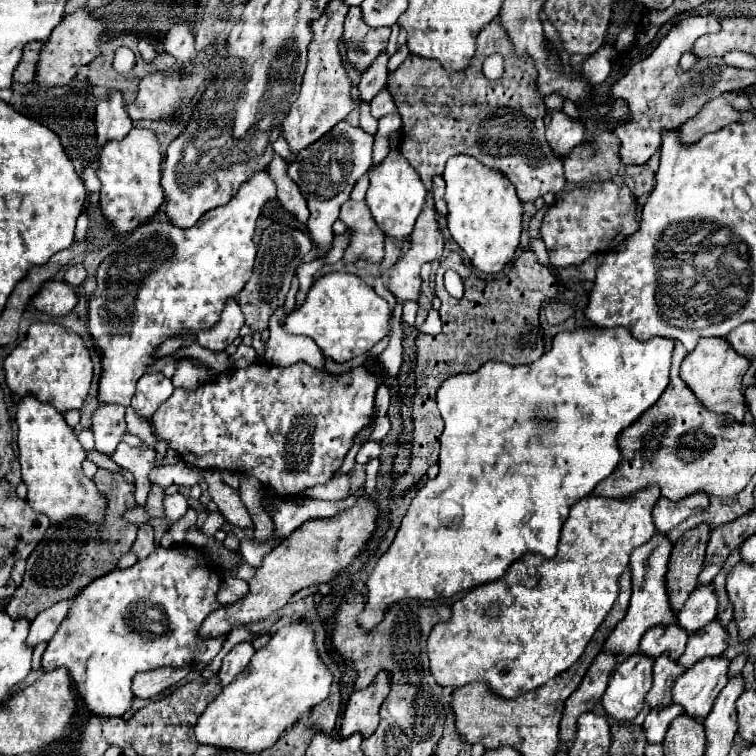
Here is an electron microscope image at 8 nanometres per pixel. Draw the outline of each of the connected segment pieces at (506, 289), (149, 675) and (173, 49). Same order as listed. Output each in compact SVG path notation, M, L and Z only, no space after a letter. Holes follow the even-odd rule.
M458 252L440 262L436 272L436 296L440 298L440 318L442 332L438 336L420 334L416 338L418 360L416 360L416 394L414 394L414 438L412 438L412 456L410 468L394 482L392 496L400 500L410 488L414 488L426 470L438 462L440 454L440 434L442 434L442 416L436 408L436 390L438 386L454 376L464 372L476 372L490 360L508 362L508 364L532 364L544 354L544 336L538 322L540 304L548 298L552 300L558 294L558 278L542 264L538 264L532 252L522 252L514 262L510 272L502 280L482 280L460 260ZM446 270L456 270L464 280L464 298L456 300L444 290L442 276Z
M156 668L150 672L140 672L134 678L132 692L136 698L154 698L166 688L176 686L190 670L184 668Z
M178 20L172 26L172 30L166 34L164 50L180 62L190 62L198 56L198 52L194 48L194 36L190 32L190 26L184 20Z

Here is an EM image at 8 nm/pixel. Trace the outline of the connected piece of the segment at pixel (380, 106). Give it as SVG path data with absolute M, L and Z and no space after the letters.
M384 88L372 102L370 102L370 108L372 108L372 116L374 118L382 118L386 114L392 114L396 110L396 104L392 100L392 94Z

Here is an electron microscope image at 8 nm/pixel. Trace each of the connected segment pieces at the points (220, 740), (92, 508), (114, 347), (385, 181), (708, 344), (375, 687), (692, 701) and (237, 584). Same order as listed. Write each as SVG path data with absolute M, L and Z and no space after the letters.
M292 622L284 628L280 628L264 648L260 648L246 670L242 670L228 686L222 688L222 692L208 704L204 714L196 722L196 740L214 748L222 750L234 750L244 754L258 754L262 750L268 750L276 744L280 734L290 728L300 714L312 710L316 704L328 698L332 686L332 672L322 664L316 646L314 646L314 634L310 630L308 622Z
M26 396L18 402L16 424L18 462L22 466L22 482L28 486L28 504L36 512L46 514L54 526L64 526L70 518L102 526L108 498L98 492L90 478L84 476L82 462L86 458L86 450L80 446L76 432L64 422L64 416L56 408Z
M264 168L252 174L228 204L206 212L192 228L180 230L166 220L152 220L126 236L116 252L100 264L96 274L98 288L90 294L88 304L88 328L96 346L102 350L102 374L98 382L100 404L130 406L136 382L146 374L148 366L154 366L156 350L164 340L178 336L182 330L208 330L220 320L224 304L238 296L252 274L256 258L252 236L260 210L270 198L276 198L276 184L268 168Z
M392 148L386 160L378 168L370 170L370 188L366 192L366 202L372 210L376 224L386 236L396 240L406 240L414 230L416 218L424 206L424 198L426 198L426 188L420 182L420 176L416 174L416 170L412 170L412 166L398 152L398 148Z
M702 338L698 346L684 358L680 378L690 386L696 398L700 398L708 410L718 414L732 414L736 420L742 420L746 412L742 376L746 374L748 366L750 360L736 354L736 350L724 338Z
M380 672L366 690L356 690L346 702L344 718L340 724L340 738L362 734L368 738L378 726L378 710L390 692L388 672Z
M724 656L698 660L674 682L672 700L684 706L686 716L704 720L710 714L718 692L726 686L728 666L730 662Z
M224 578L222 584L220 584L220 590L218 590L218 596L216 600L220 604L234 604L238 600L242 600L248 592L248 584L244 580L238 580L238 578Z

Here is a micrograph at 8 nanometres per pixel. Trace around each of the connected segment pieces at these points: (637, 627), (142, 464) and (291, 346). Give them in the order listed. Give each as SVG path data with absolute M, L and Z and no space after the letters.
M654 534L646 544L638 546L630 554L630 570L632 570L632 598L628 612L622 622L616 624L612 634L608 636L604 650L614 652L620 658L632 656L638 650L640 638L644 632L656 624L672 624L676 620L676 614L670 606L668 600L668 590L666 590L666 572L668 572L668 560L672 552L672 542L666 534Z
M120 442L112 460L118 462L120 466L128 468L136 476L136 504L144 506L148 500L148 492L150 492L148 474L156 462L156 450L146 448L146 446L132 448L126 442Z
M280 307L270 317L270 340L264 352L264 360L278 366L292 366L296 362L306 362L316 370L324 370L324 356L316 342L308 336L296 336L282 330L279 319L285 313Z

